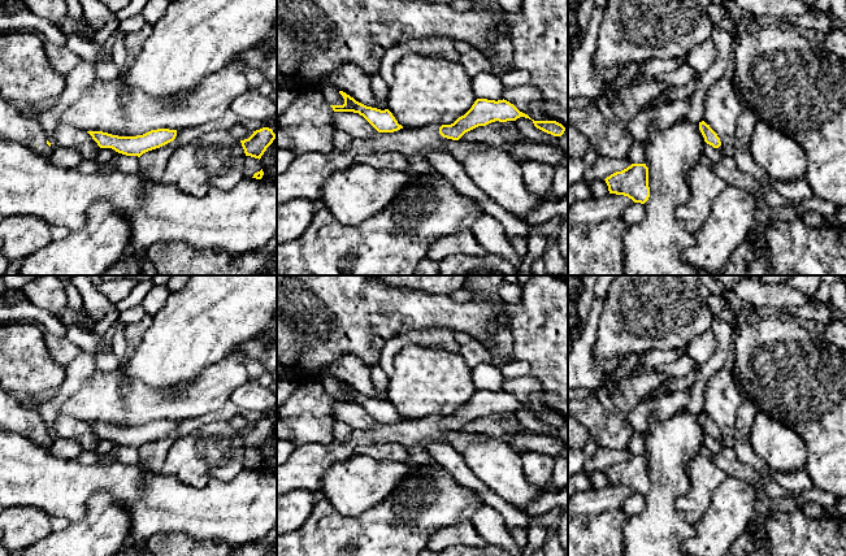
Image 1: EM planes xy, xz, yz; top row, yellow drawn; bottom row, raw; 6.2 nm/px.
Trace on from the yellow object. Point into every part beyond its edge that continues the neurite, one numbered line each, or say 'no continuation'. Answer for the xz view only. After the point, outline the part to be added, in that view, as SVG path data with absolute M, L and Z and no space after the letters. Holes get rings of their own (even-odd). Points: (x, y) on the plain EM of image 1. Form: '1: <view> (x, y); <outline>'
1: xz (308, 413); M321 382L299 385L292 395L277 408L278 420L292 433L295 444L334 440L333 399Z

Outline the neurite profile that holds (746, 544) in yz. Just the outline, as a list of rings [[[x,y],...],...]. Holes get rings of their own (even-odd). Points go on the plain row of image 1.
[[[746,531],[734,542],[725,556],[751,556],[758,547],[758,540]]]

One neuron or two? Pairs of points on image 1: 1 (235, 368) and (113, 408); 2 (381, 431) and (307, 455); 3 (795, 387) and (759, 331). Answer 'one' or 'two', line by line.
1: one
2: one
3: one

